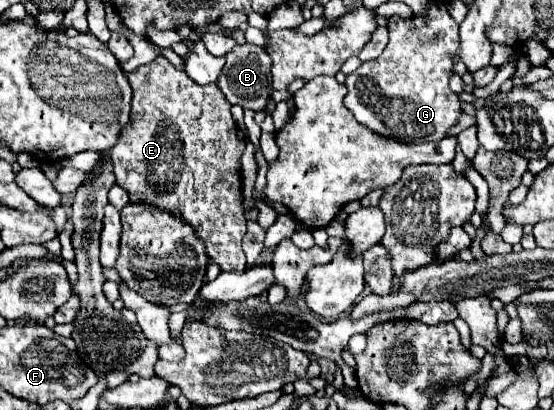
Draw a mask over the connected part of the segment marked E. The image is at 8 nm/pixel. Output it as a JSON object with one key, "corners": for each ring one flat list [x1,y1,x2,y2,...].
{"corners":[[162,55,128,73,128,81,132,87,130,121,122,129,118,143,110,149,116,183,128,191,130,203,170,211,180,221,192,225,198,239,204,241,210,263,216,263,220,271,242,273,246,269,246,255,240,243,246,233,246,219,242,211,242,179,238,165,246,143,238,139,230,103,222,99,222,91,218,91,216,83,204,87,194,83]]}

